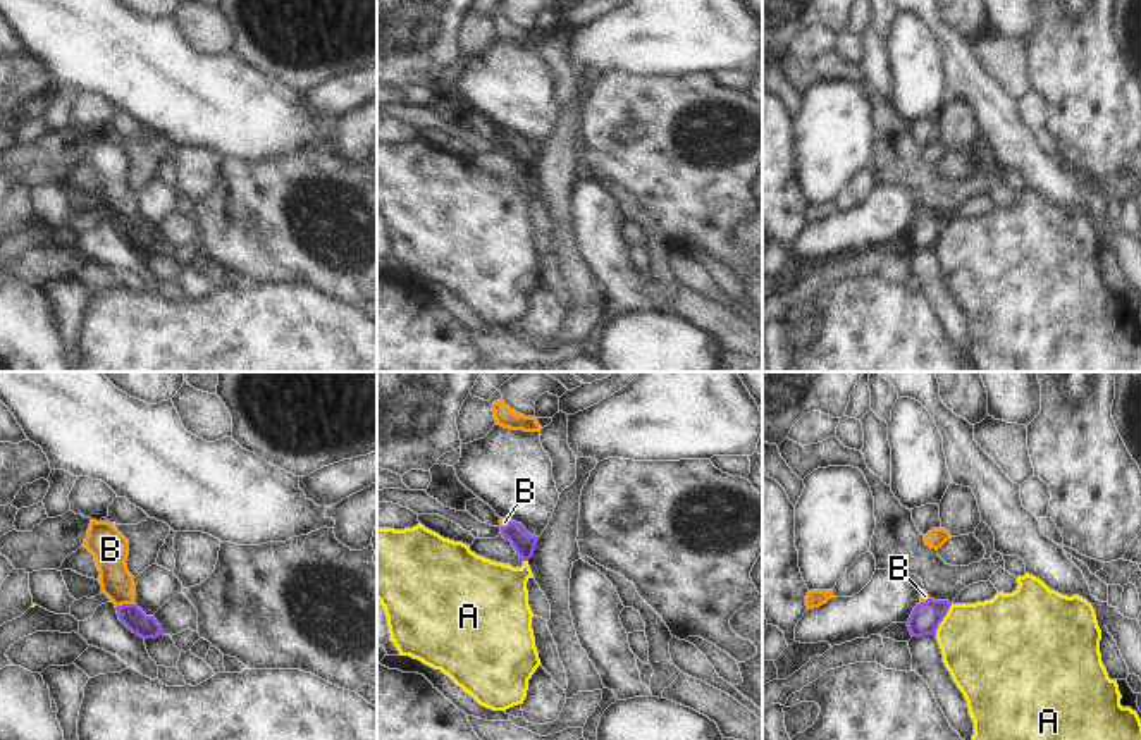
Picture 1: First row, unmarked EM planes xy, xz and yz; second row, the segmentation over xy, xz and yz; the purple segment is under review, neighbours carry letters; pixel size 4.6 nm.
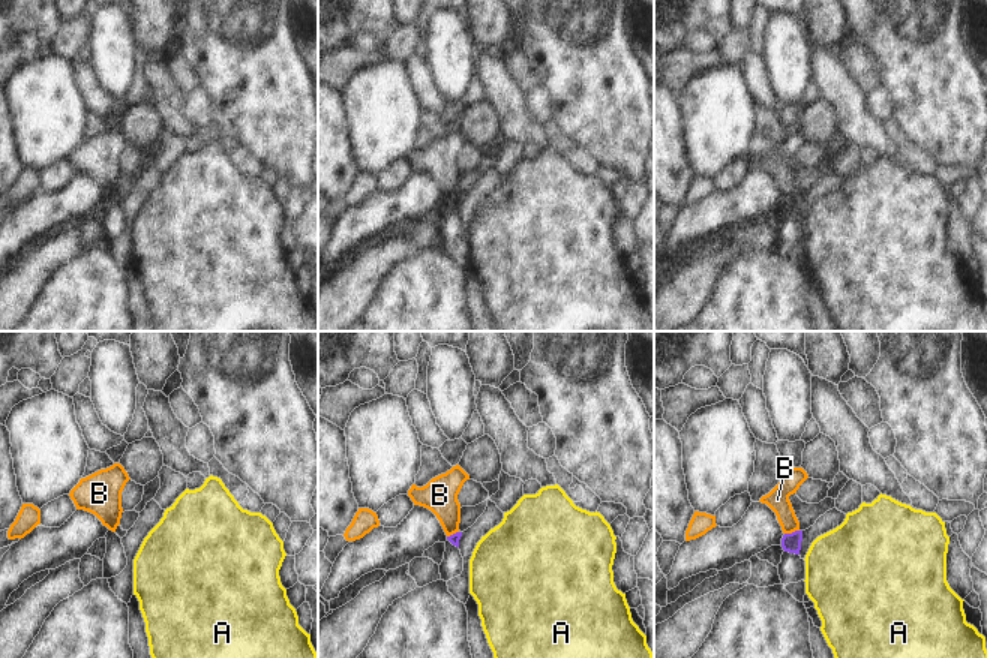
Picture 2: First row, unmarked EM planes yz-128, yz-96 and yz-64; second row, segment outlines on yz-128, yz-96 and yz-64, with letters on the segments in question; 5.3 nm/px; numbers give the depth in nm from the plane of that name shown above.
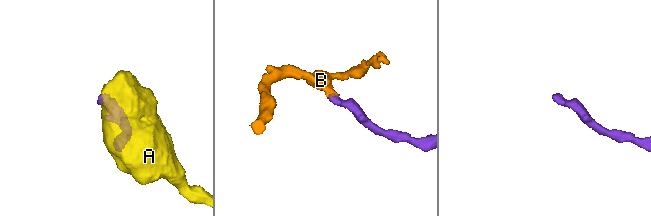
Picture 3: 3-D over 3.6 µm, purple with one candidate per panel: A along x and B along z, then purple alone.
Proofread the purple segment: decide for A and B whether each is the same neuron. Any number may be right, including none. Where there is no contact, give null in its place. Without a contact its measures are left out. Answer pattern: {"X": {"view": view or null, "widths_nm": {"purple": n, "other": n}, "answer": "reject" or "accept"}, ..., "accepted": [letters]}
{"A": {"view": "yz", "widths_nm": {"purple": 140, "other": 420}, "answer": "reject"}, "B": {"view": "xy", "widths_nm": {"purple": 110, "other": 160}, "answer": "accept"}, "accepted": ["B"]}

